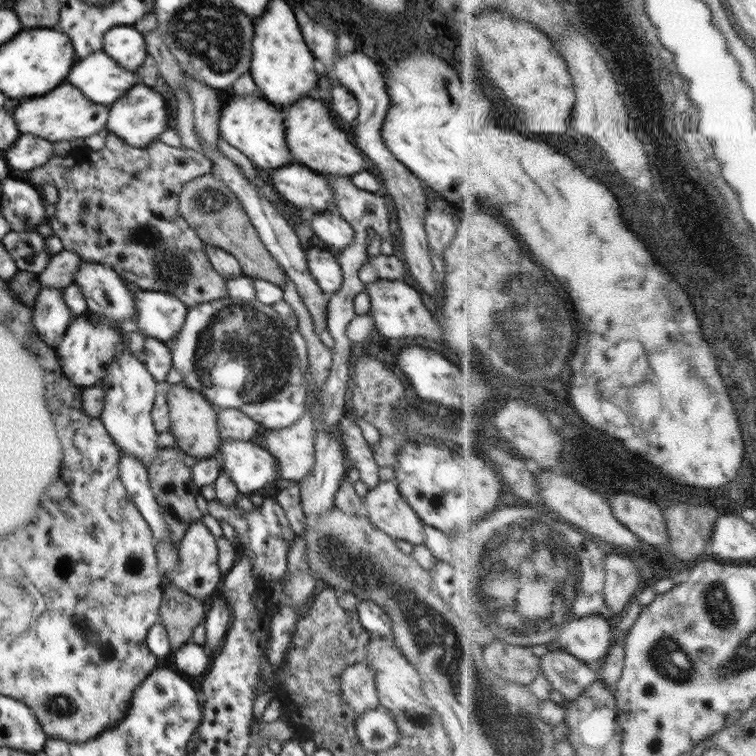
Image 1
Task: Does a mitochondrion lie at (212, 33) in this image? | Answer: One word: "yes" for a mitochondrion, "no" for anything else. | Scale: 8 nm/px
yes

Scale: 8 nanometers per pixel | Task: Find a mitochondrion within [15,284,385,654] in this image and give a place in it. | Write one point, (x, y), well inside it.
(239, 338)

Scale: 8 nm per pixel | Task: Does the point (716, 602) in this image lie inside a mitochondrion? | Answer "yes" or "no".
yes

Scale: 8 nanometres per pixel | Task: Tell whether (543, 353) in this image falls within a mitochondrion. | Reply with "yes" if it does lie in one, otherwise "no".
yes

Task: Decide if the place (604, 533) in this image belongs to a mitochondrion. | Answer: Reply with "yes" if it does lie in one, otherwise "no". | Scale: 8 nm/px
no

